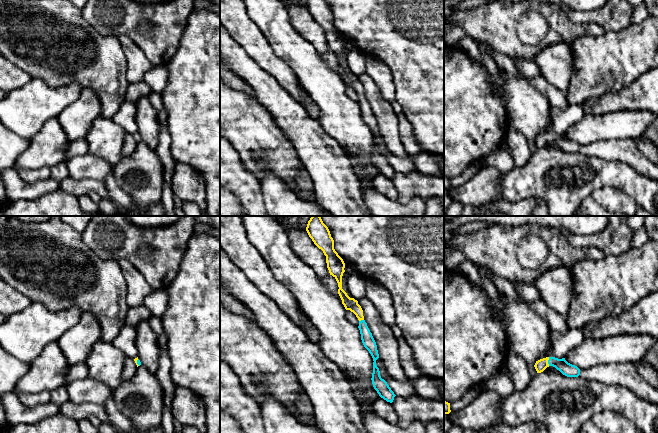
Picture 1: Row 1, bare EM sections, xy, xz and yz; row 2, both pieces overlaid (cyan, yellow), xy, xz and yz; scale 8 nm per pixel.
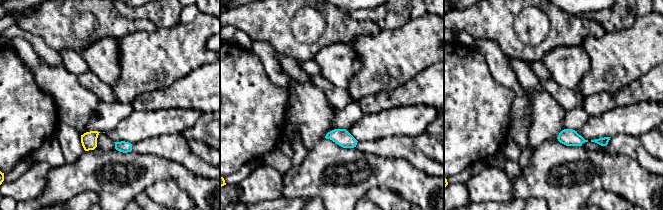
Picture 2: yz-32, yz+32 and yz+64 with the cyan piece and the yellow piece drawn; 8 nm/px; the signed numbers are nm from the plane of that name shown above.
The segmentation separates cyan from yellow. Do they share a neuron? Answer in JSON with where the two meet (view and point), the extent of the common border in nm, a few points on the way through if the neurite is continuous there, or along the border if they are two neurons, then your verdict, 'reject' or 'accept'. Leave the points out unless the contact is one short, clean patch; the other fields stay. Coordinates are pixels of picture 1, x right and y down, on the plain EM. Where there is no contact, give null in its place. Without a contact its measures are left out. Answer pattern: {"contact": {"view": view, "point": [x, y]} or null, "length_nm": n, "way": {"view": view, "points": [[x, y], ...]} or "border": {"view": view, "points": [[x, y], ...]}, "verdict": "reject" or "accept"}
{"contact": {"view": "yz", "point": [548, 137]}, "length_nm": 70, "way": {"view": "yz", "points": [[567, 145], [561, 140], [548, 137], [540, 141]]}, "verdict": "accept"}

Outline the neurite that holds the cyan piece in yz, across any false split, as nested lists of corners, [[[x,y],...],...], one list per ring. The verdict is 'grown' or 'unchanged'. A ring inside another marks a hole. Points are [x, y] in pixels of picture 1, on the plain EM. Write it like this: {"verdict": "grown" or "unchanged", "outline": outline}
{"verdict": "grown", "outline": [[[546,133],[536,137],[534,141],[537,149],[543,148],[549,142],[555,143],[567,153],[578,153],[580,151],[580,145],[577,142],[568,139],[565,134],[558,135],[555,133]]]}

